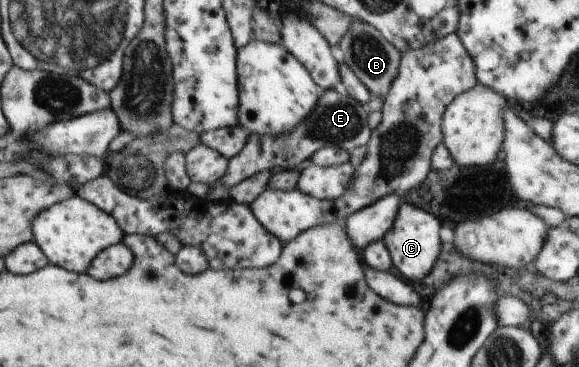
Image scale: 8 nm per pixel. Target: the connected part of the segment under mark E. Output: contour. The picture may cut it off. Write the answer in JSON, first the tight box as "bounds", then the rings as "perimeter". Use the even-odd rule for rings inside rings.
{"bounds":[187,88,371,199],"perimeter":[[[330,88],[323,92],[316,104],[316,107],[313,109],[313,112],[306,116],[295,129],[289,132],[282,132],[281,136],[273,135],[260,135],[259,133],[252,133],[247,141],[246,145],[242,148],[242,151],[228,159],[228,169],[226,170],[226,175],[215,181],[214,184],[201,184],[200,182],[193,182],[189,185],[187,190],[194,196],[198,198],[206,199],[208,191],[213,185],[222,184],[226,188],[230,189],[239,183],[242,183],[245,179],[262,172],[264,170],[277,170],[277,169],[295,169],[301,168],[305,164],[308,164],[311,157],[319,150],[325,147],[334,146],[338,149],[345,149],[346,151],[352,152],[356,147],[361,145],[367,145],[371,136],[371,129],[368,126],[368,114],[369,109],[368,105],[361,104],[359,101],[356,101],[350,94],[340,93],[336,88]]]}

